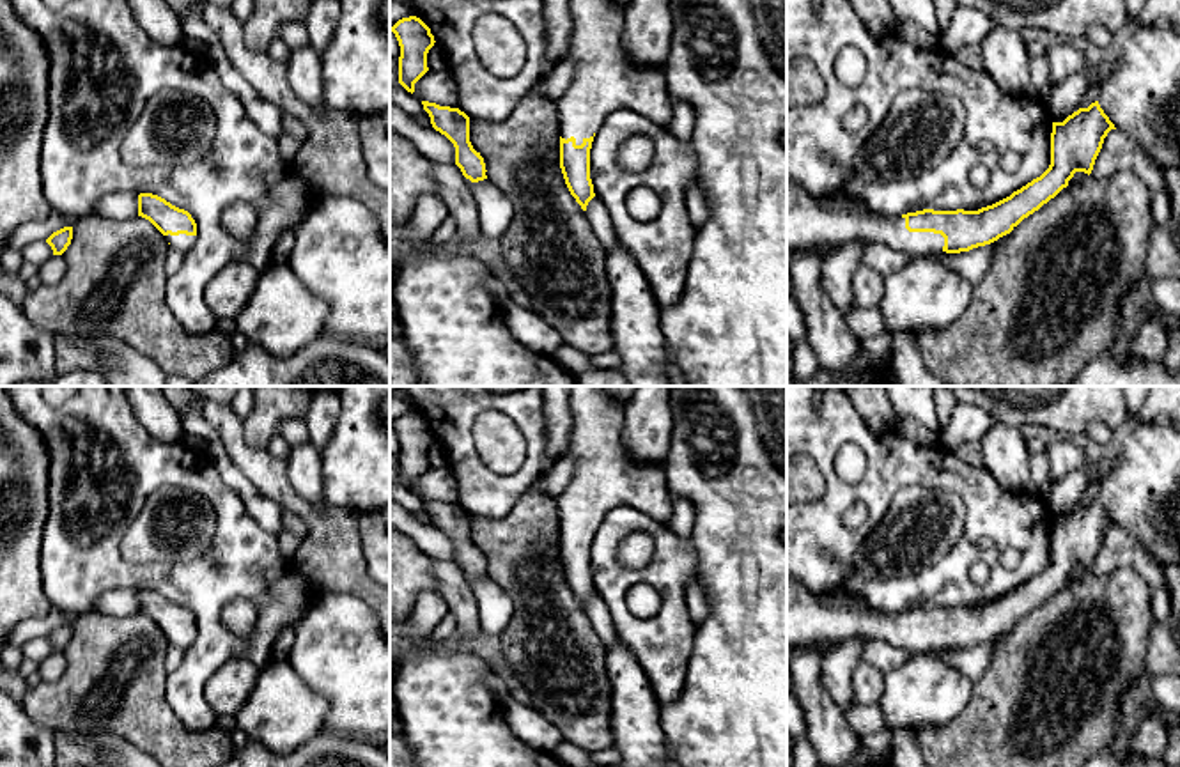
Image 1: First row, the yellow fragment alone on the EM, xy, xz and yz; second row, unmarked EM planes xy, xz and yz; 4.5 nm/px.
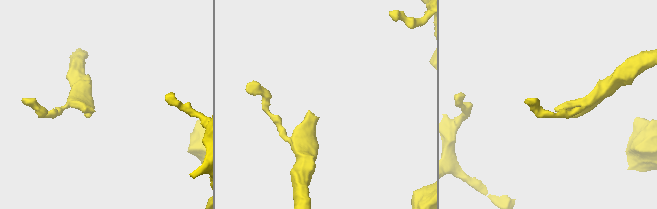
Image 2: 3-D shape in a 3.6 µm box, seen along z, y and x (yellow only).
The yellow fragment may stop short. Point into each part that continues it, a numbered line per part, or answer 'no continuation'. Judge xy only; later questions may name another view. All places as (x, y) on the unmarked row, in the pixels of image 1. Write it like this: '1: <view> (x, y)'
1: xy (181, 640)

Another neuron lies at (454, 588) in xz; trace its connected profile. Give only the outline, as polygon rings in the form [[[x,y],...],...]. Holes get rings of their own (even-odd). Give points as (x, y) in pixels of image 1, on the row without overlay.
[[[432,558],[432,574],[439,586],[439,595],[454,613],[457,632],[455,641],[471,641],[482,636],[480,609],[471,585],[461,565]]]

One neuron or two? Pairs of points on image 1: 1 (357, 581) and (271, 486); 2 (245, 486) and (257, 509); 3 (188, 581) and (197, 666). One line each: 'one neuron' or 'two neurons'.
1: one neuron
2: one neuron
3: one neuron

